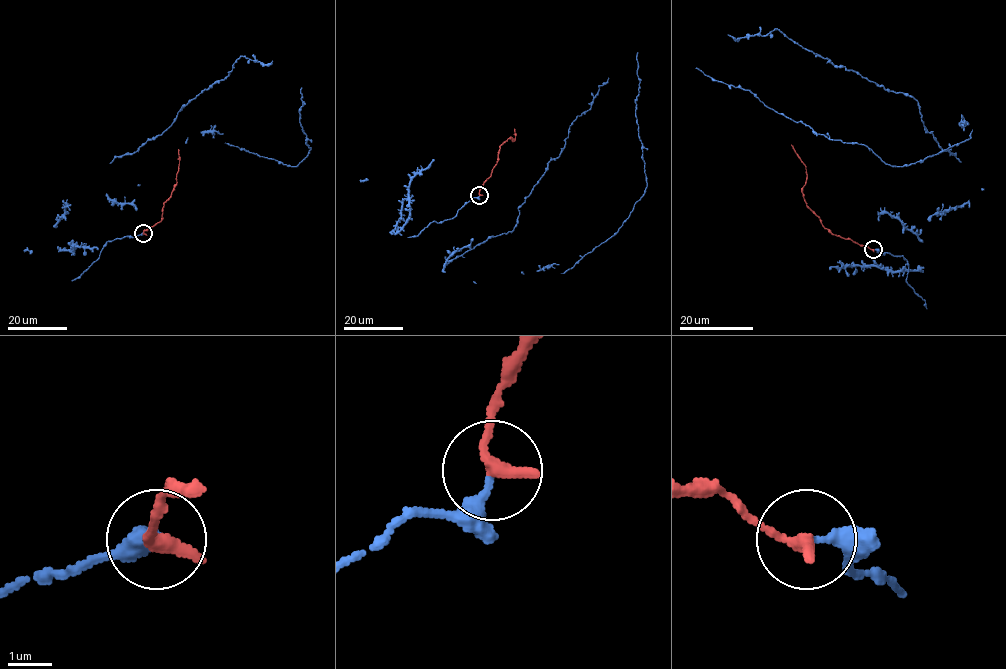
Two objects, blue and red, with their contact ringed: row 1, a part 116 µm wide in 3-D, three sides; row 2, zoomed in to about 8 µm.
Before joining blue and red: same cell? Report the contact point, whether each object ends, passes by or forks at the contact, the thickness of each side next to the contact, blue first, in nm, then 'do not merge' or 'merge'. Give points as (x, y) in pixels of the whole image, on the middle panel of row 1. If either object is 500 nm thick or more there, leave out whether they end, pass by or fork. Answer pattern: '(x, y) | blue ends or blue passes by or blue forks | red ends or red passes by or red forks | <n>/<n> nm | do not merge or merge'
(479, 195) | blue ends | red ends | 280/380 nm | merge

